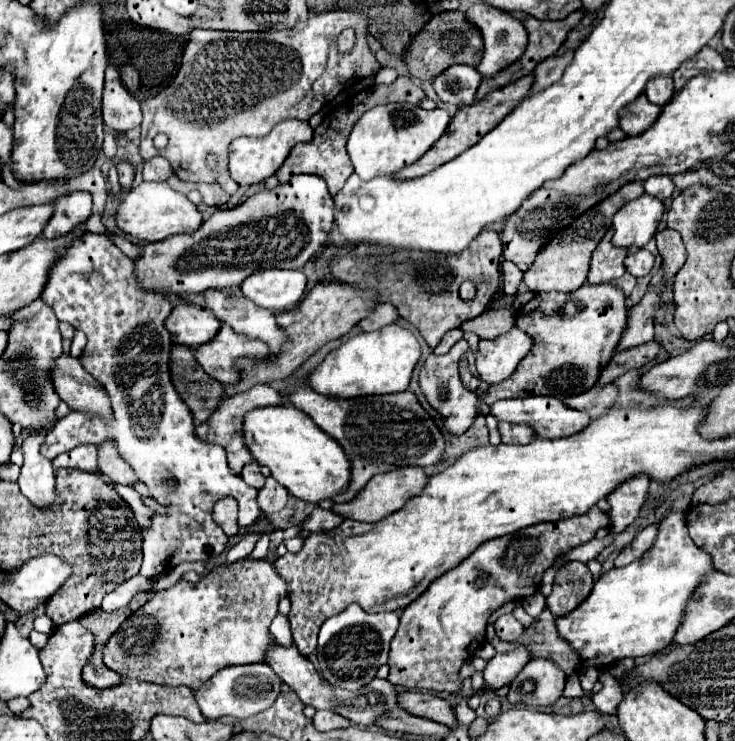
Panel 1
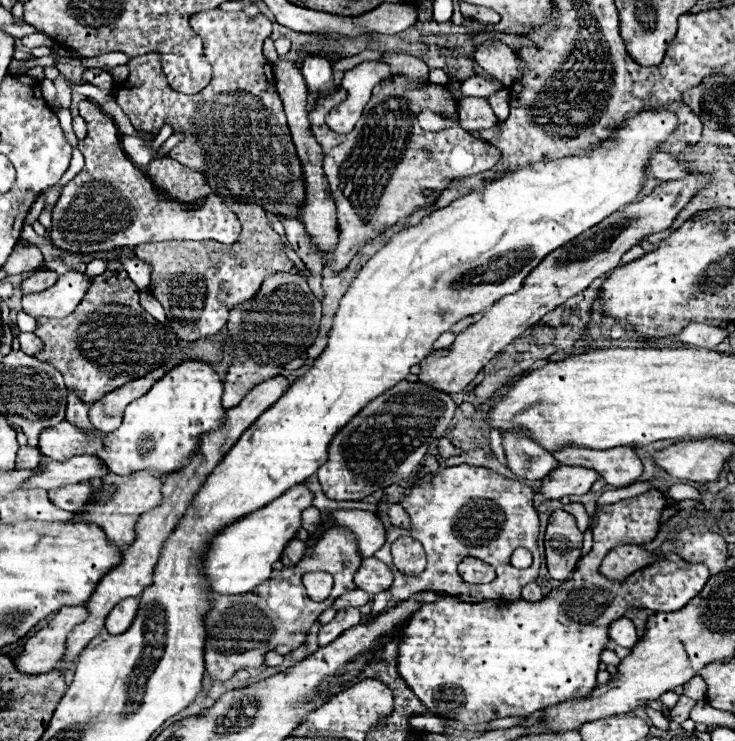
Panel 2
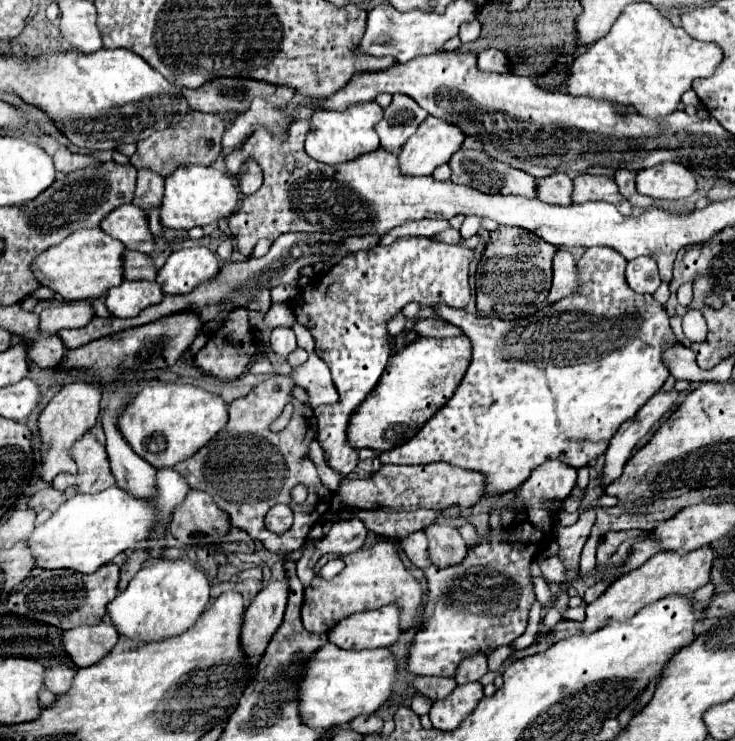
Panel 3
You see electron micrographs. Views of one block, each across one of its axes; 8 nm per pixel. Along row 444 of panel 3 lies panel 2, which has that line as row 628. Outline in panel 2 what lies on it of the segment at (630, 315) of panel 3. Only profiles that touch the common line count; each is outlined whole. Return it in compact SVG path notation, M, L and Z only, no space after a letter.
M652 488L640 496L598 508L596 526L592 530L592 550L580 560L572 580L552 590L550 596L540 602L518 600L510 602L506 608L500 608L494 600L464 604L442 598L418 608L402 628L402 642L398 644L398 674L434 716L462 724L484 724L496 718L528 716L546 706L560 704L576 696L586 696L596 688L600 652L606 648L610 622L624 616L632 608L676 612L684 608L710 578L708 568L702 564L650 564L628 576L624 584L600 576L598 568L612 548L622 544L646 544L654 540L664 504L666 500L662 492Z

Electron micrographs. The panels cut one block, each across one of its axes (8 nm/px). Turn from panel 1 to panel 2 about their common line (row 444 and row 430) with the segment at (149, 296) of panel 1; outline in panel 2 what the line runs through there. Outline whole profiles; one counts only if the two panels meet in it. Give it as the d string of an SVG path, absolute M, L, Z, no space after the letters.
M192 360L172 368L152 386L148 394L134 400L126 408L122 426L116 432L104 434L94 430L90 436L86 436L62 420L60 424L42 430L38 448L42 454L54 460L66 460L80 454L98 456L114 474L150 470L154 476L164 476L190 464L190 458L200 452L200 436L220 430L224 424L224 414L222 382L218 374L210 364Z

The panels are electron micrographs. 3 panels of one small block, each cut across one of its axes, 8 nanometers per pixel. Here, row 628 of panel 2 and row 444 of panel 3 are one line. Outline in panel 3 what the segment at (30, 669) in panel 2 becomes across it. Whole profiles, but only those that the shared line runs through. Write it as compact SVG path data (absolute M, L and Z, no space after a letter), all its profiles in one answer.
M86 382L66 384L48 402L48 406L40 412L40 418L38 418L38 430L40 430L40 440L42 440L42 448L40 448L40 456L42 456L40 478L42 480L52 482L54 476L58 476L60 472L68 472L68 474L76 472L76 464L68 456L68 448L94 426L98 412L100 412L100 388Z

